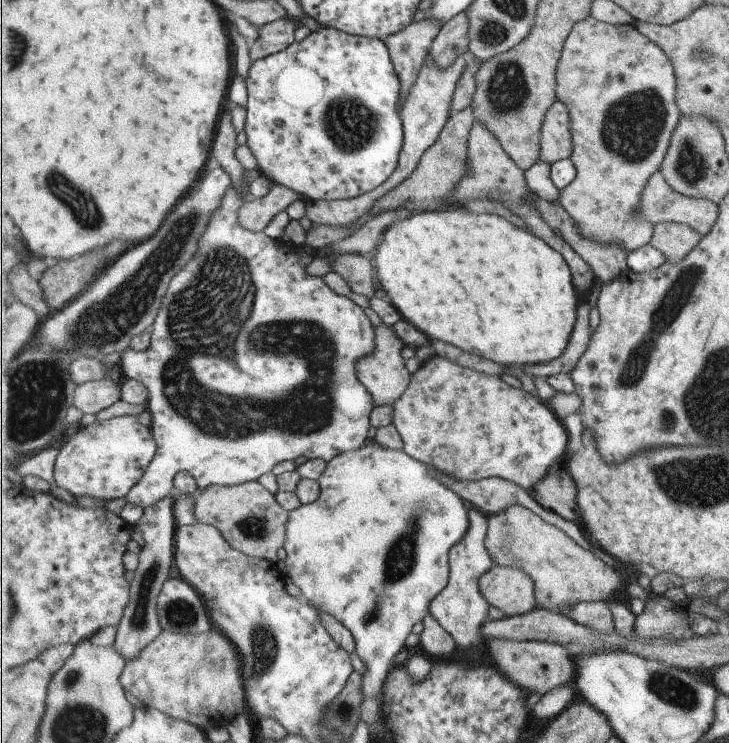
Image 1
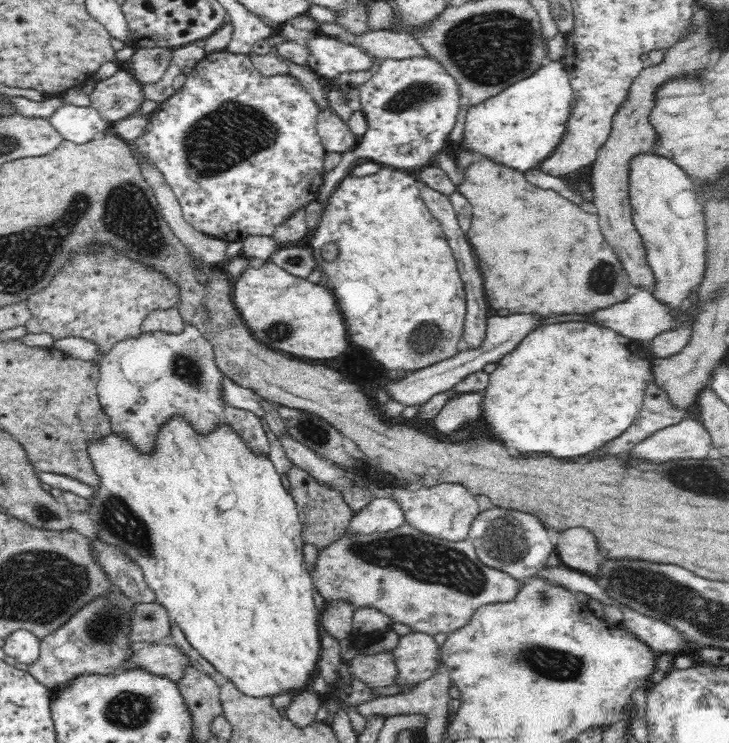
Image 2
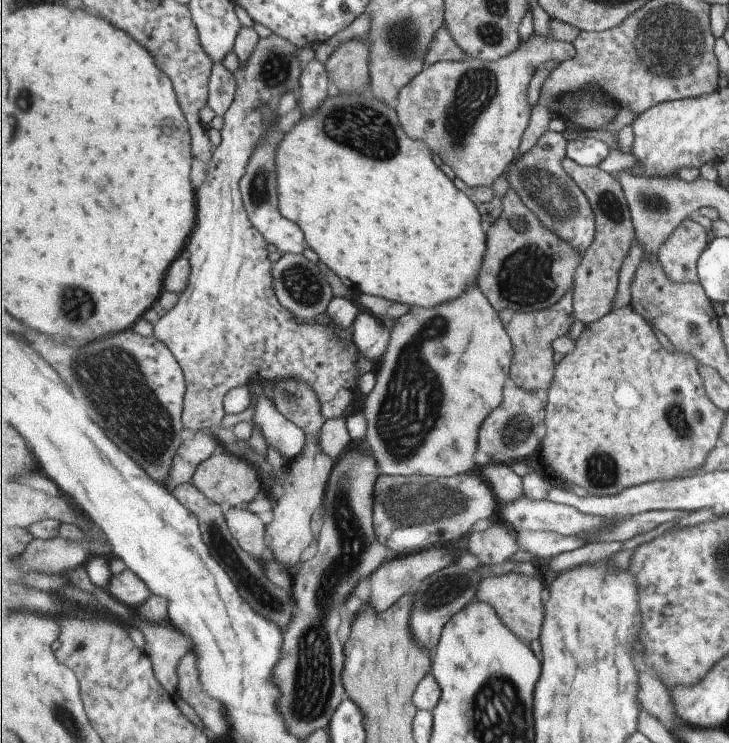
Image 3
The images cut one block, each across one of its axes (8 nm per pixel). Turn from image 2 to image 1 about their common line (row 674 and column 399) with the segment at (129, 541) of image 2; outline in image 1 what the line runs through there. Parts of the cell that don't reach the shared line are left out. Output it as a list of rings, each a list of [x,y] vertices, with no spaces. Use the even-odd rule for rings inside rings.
[[[445,208],[441,211],[419,211],[414,216],[389,226],[383,233],[383,239],[377,244],[377,254],[373,259],[376,270],[377,283],[387,291],[388,300],[397,307],[403,319],[413,323],[422,330],[431,341],[442,340],[460,348],[461,350],[479,354],[504,366],[521,367],[525,364],[545,364],[563,356],[569,346],[569,341],[578,321],[578,306],[581,301],[570,264],[567,259],[551,247],[548,242],[533,234],[529,229],[515,226],[508,218],[492,215],[477,214],[467,208]]]

